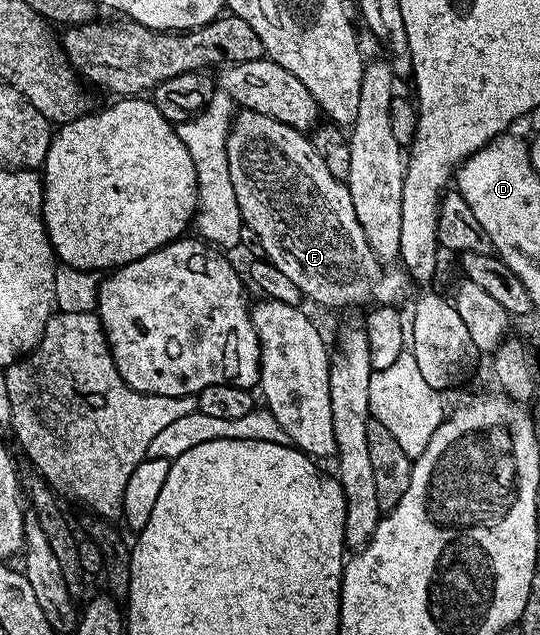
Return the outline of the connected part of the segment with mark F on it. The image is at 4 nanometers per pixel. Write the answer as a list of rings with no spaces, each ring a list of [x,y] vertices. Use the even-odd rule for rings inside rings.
[[[239,109],[230,124],[226,151],[228,176],[232,176],[232,188],[236,188],[244,225],[260,236],[266,258],[288,276],[303,296],[322,306],[397,303],[401,280],[382,271],[383,263],[372,252],[364,228],[360,228],[360,220],[356,220],[350,189],[328,172],[328,164],[320,160],[316,148],[303,131],[280,124],[280,120],[272,120],[272,116]]]

